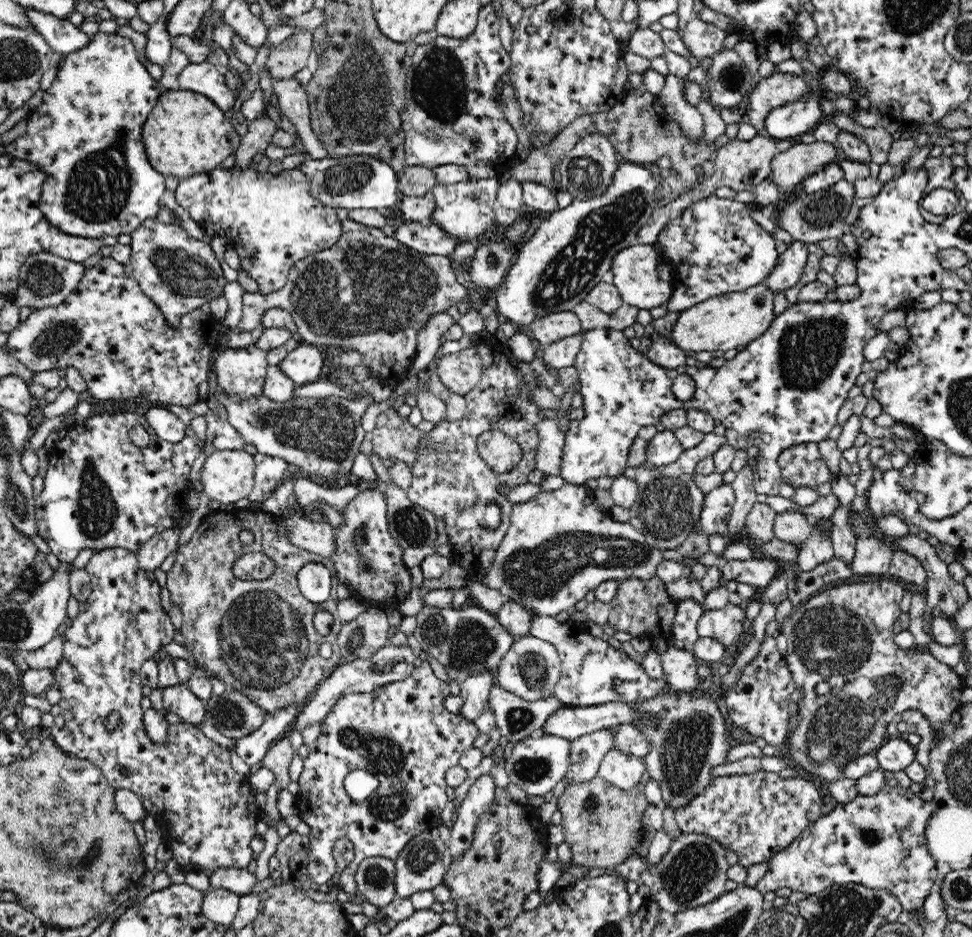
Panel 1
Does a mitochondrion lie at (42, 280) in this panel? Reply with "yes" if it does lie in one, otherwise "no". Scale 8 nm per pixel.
yes

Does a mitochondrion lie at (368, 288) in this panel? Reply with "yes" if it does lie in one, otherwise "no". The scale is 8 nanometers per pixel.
yes

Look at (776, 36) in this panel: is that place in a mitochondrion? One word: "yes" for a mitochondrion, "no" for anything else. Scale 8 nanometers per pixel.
no

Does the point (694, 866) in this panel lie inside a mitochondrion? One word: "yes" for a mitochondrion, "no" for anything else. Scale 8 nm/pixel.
yes

